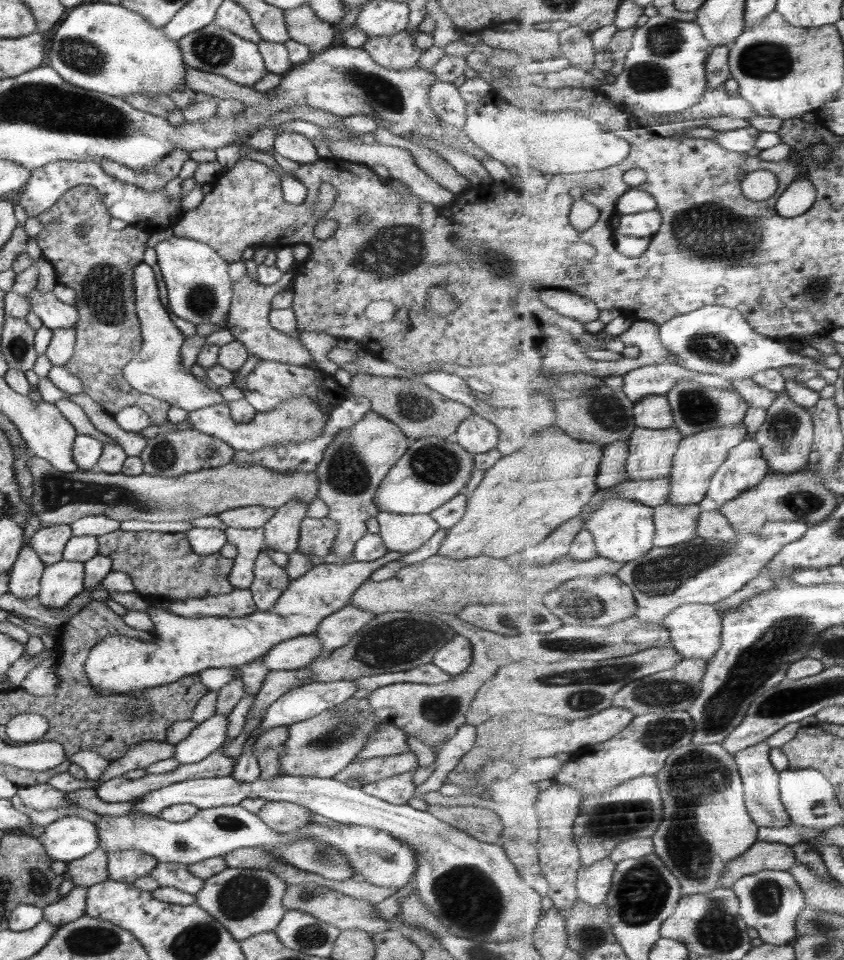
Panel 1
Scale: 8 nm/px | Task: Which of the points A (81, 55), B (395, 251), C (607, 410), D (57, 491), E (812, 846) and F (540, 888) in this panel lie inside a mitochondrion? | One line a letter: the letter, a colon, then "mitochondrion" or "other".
A: mitochondrion
B: mitochondrion
C: mitochondrion
D: mitochondrion
E: other
F: other

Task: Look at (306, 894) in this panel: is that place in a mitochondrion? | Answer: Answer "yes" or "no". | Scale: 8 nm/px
yes

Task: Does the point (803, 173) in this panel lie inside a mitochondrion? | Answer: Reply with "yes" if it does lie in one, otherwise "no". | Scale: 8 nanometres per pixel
no

